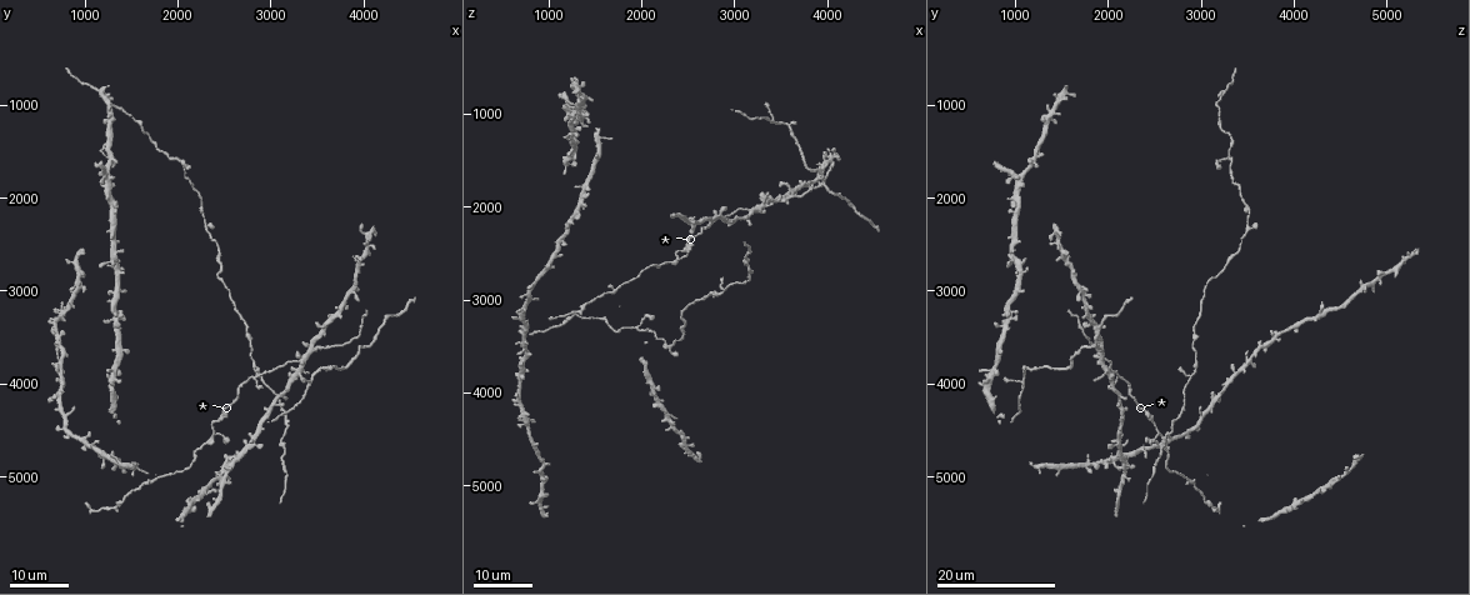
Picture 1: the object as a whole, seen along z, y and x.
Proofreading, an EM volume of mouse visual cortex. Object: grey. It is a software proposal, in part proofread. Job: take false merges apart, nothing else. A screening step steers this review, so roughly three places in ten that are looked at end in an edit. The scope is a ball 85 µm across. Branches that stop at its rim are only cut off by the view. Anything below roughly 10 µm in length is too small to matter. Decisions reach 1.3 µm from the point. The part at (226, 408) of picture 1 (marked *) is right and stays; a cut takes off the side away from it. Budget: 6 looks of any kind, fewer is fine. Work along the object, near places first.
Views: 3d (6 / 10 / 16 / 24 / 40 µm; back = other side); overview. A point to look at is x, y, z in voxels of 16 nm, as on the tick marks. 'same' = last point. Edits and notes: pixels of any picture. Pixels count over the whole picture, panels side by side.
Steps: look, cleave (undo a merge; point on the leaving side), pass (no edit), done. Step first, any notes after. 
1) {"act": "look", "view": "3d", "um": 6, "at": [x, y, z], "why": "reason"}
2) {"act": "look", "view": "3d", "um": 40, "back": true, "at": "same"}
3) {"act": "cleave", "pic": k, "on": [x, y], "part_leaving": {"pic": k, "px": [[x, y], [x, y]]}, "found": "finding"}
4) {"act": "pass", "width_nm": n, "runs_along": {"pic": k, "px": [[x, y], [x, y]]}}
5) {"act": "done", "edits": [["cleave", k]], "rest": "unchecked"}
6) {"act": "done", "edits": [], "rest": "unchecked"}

{"act": "look", "view": "3d", "um": 24, "at": [4000, 3600, 1800], "why": "three-way junction"}

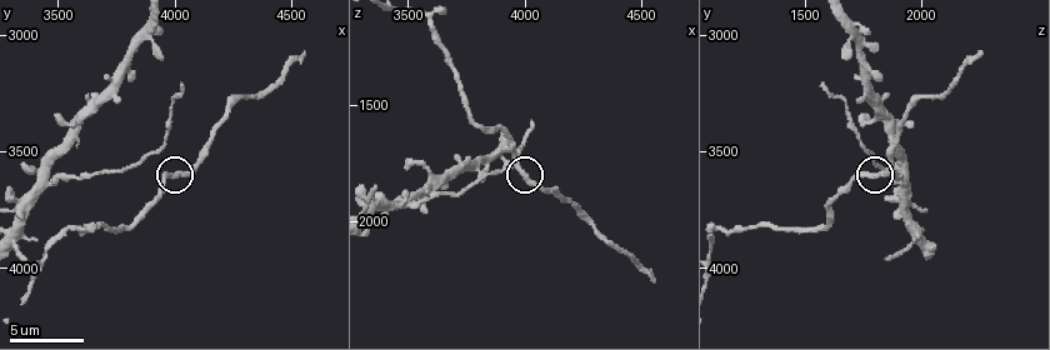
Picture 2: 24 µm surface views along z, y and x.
{"act": "look", "view": "3d", "um": 10, "at": [3960, 3600, 1750]}

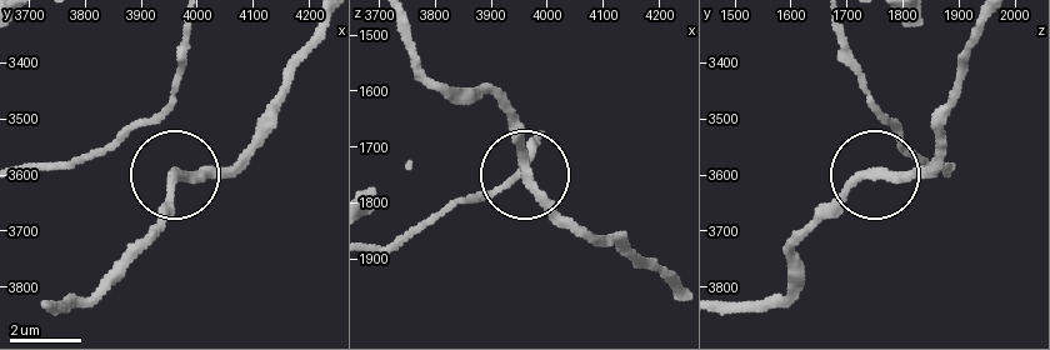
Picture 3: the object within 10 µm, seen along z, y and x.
{"act": "pass", "width_nm": 220, "found": "one cell here"}

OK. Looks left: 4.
{"act": "look", "view": "3d", "um": 24, "at": [2250, 2300, 3500], "why": "three arms meet"}

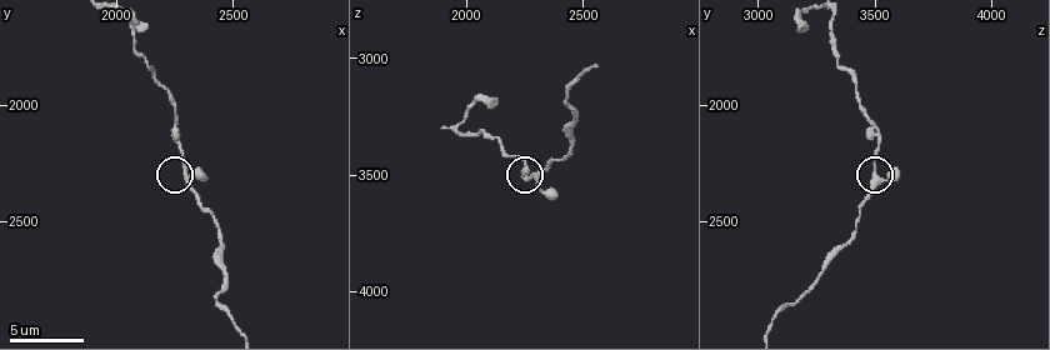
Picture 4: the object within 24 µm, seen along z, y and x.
{"act": "look", "view": "3d", "um": 6, "at": [2300, 2280, 3500]}

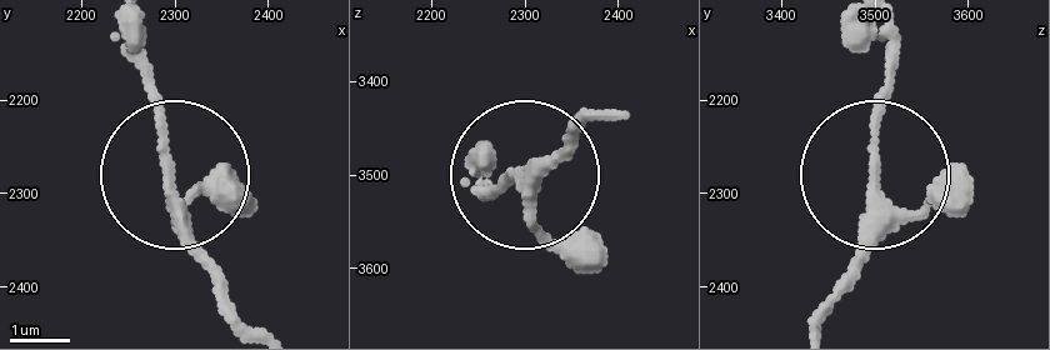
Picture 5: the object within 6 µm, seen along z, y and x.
{"act": "pass", "runs_along": {"pic": 5, "px": [[824, 324], [879, 175], [893, 25]]}, "found": "all the same cell"}

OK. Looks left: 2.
{"act": "look", "view": "3d", "um": 24, "at": [1150, 4700, 2300], "why": "a fork"}

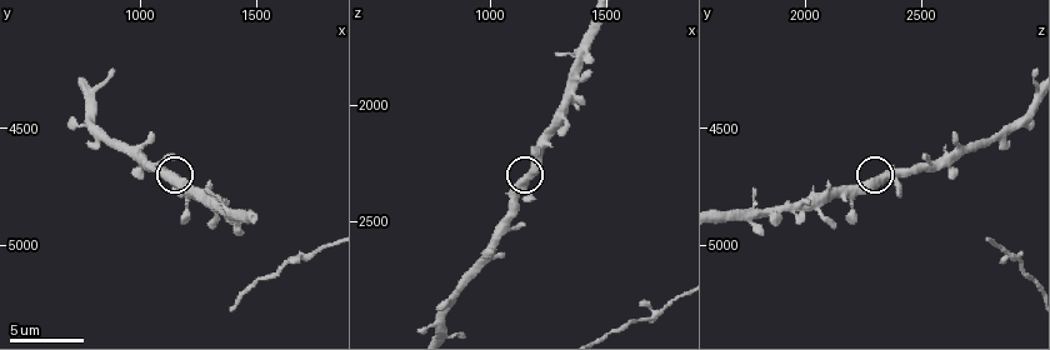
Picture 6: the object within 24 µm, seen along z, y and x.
{"act": "look", "view": "3d", "um": 6, "at": [1120, 4700, 2350]}

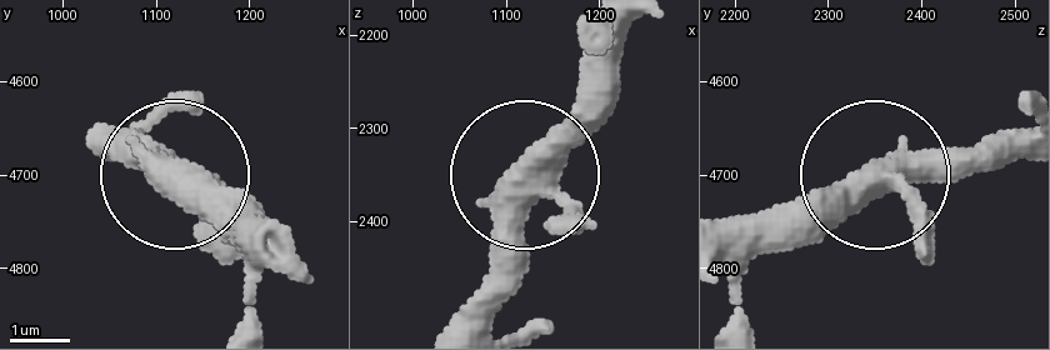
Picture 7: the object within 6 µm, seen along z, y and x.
{"act": "pass", "found": "continuous, no second cell"}

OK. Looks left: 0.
{"act": "done", "edits": [], "rest": "unchecked"}

